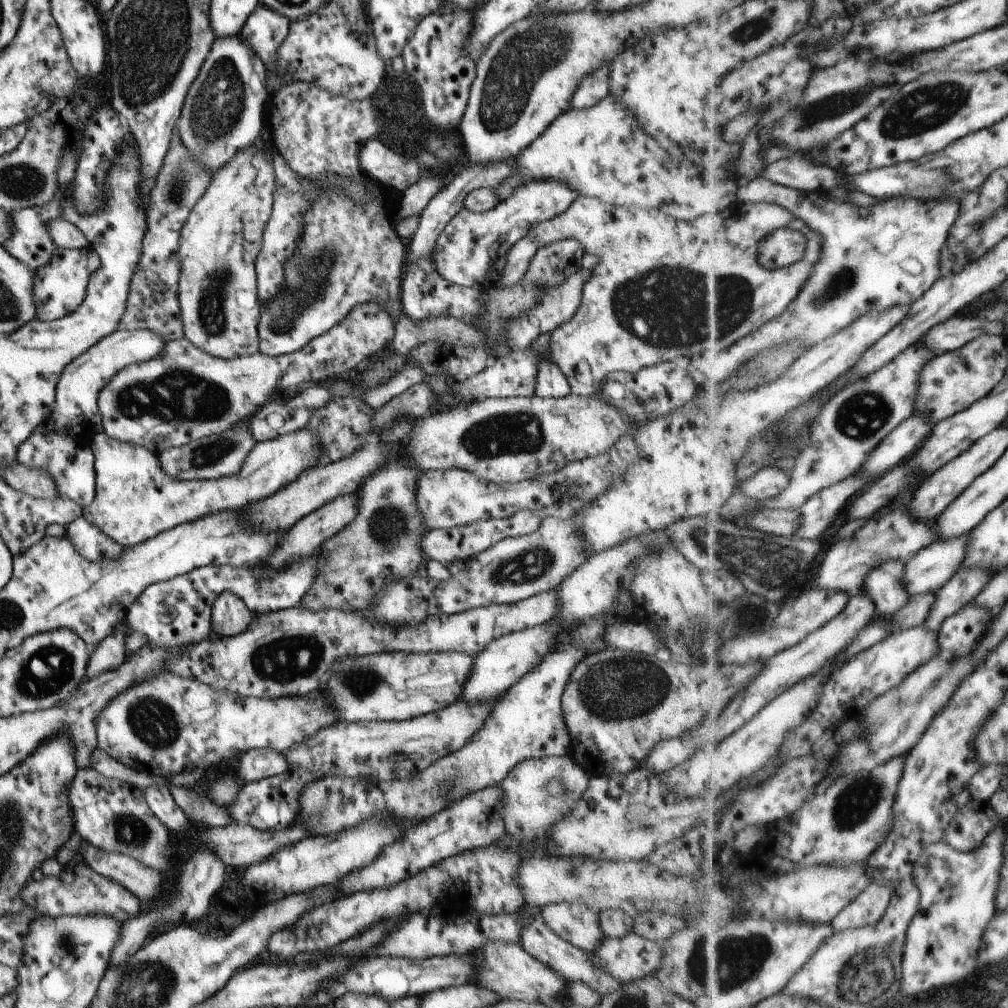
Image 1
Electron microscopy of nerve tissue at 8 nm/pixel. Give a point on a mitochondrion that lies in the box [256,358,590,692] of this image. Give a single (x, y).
(517, 433)

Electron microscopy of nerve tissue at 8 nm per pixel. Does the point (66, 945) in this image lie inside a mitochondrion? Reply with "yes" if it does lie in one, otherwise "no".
yes

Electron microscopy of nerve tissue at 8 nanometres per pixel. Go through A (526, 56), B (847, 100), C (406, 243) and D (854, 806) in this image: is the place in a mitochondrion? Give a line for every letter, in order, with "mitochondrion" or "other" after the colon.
A: mitochondrion
B: mitochondrion
C: other
D: mitochondrion

